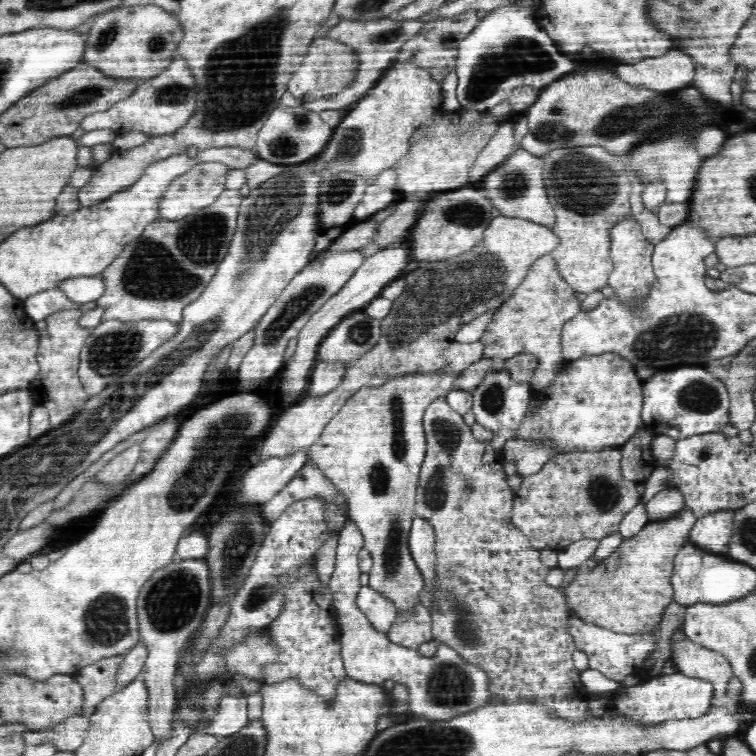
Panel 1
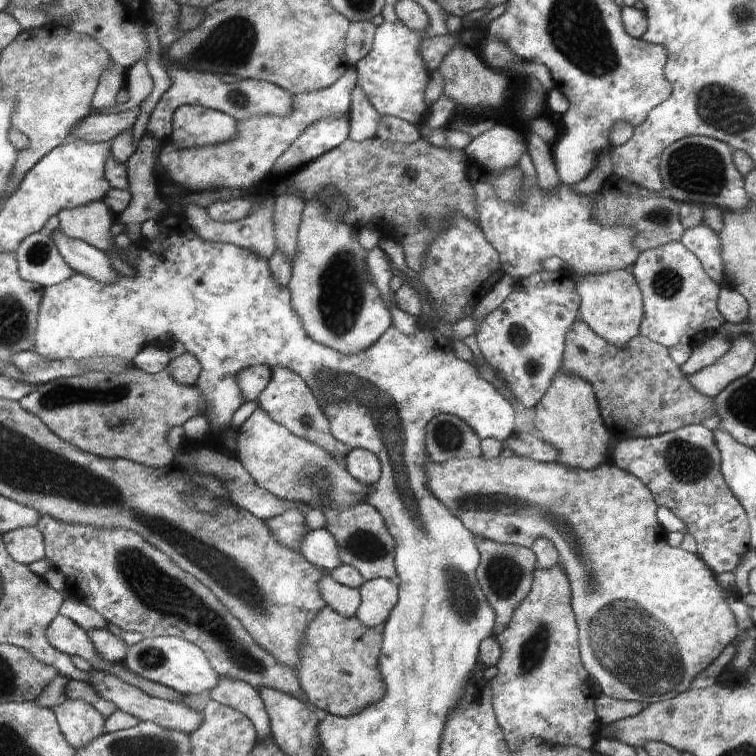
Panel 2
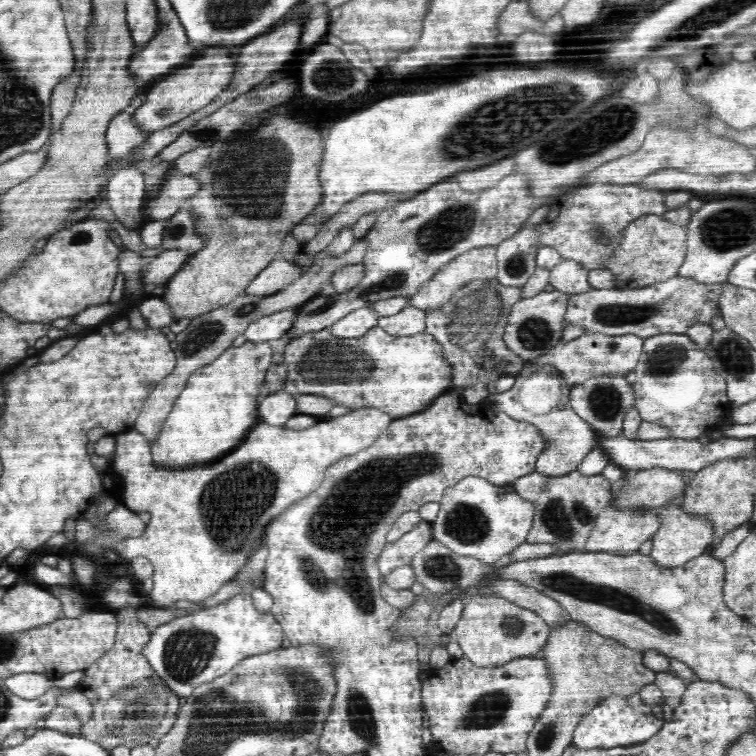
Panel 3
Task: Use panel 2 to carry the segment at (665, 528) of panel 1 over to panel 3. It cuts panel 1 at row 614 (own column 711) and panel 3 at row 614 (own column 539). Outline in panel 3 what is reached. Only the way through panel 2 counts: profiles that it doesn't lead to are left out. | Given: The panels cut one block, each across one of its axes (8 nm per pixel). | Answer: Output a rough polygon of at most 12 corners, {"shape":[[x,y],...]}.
{"shape":[[476,593],[450,635],[475,666],[538,656],[536,611]]}

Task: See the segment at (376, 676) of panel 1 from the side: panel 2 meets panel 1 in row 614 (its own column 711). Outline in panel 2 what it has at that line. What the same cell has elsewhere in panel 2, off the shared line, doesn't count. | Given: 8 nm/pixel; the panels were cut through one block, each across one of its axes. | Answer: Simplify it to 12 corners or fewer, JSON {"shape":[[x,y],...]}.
{"shape":[[716,335],[694,347],[684,364],[687,376],[728,354],[731,344]]}

